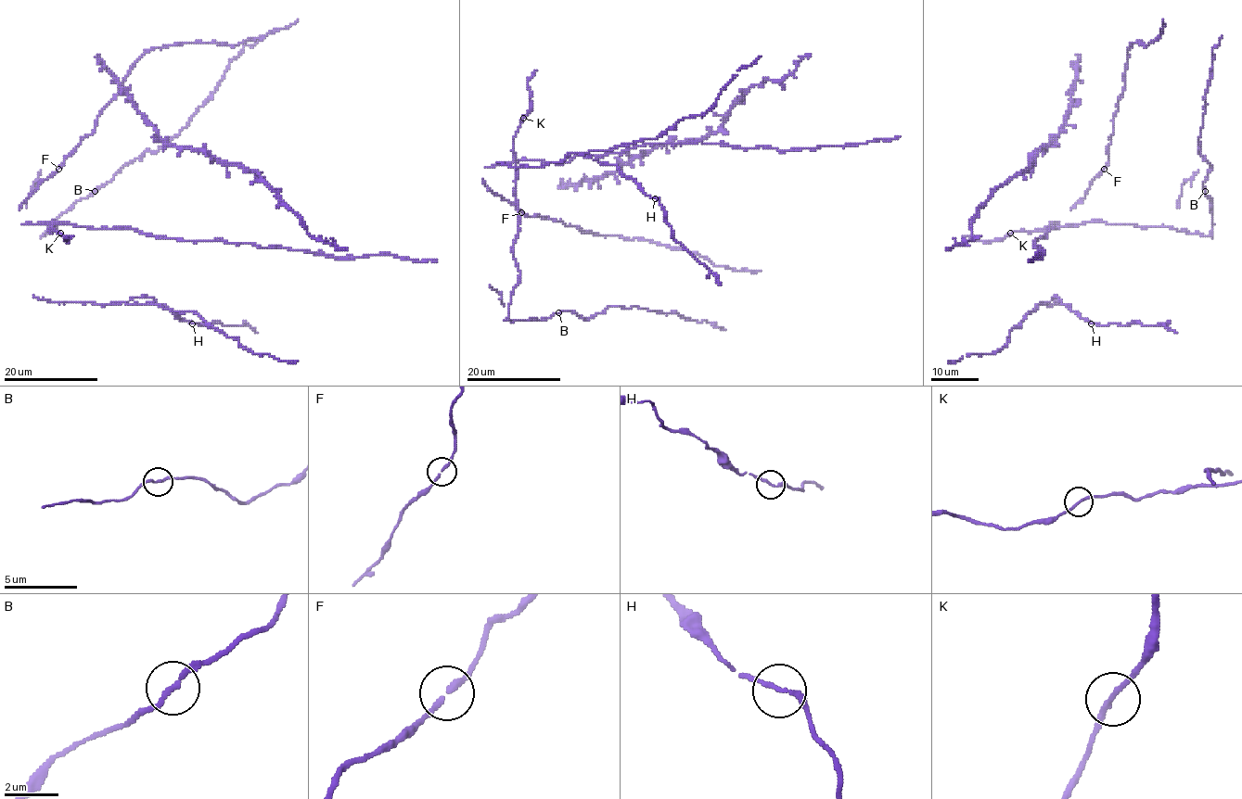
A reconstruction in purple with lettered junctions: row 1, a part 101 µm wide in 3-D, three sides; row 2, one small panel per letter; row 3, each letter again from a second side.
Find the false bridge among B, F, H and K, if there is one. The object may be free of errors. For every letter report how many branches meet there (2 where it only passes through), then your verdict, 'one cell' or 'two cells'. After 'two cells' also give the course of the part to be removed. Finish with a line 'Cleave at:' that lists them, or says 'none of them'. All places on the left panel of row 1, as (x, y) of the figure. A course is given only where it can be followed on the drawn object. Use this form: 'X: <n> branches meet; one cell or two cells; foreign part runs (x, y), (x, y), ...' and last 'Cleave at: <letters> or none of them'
B: 2 branches meet; one cell
F: 2 branches meet; one cell
H: 2 branches meet; one cell
K: 2 branches meet; one cell
Cleave at: none of them

